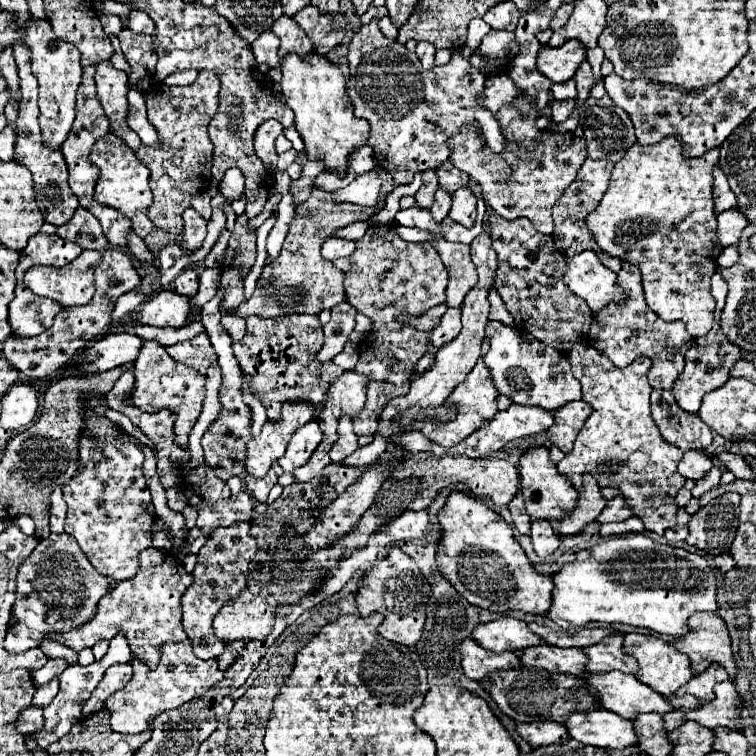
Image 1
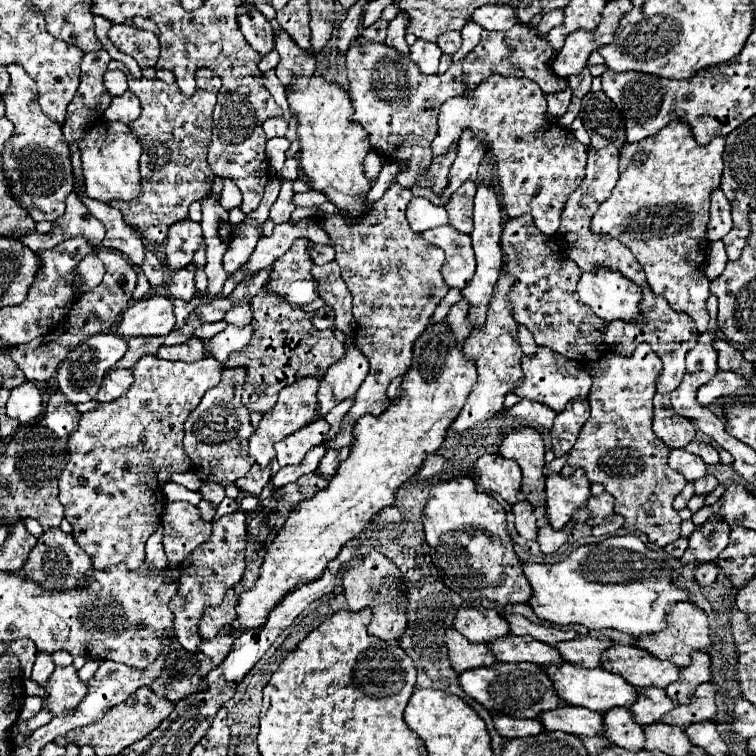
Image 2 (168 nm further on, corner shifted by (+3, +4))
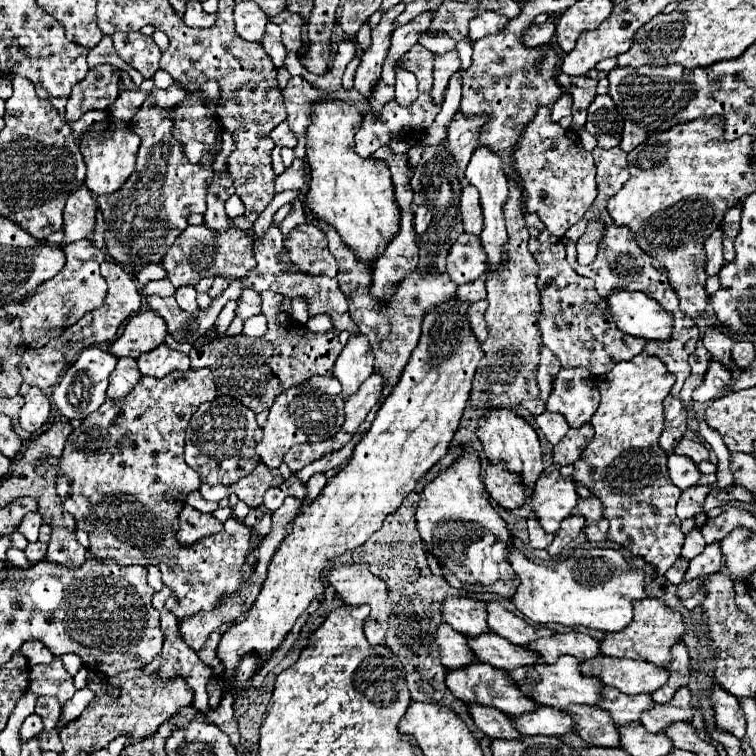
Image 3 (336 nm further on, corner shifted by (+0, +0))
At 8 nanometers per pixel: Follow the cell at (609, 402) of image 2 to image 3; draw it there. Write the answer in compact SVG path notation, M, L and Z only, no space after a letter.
M647 352L599 376L601 402L591 416L595 438L573 464L573 480L589 488L603 504L603 516L609 520L607 540L649 562L655 568L653 576L663 576L675 564L685 540L681 520L675 516L681 490L669 480L667 452L657 444L663 430L663 400L673 384L675 376Z

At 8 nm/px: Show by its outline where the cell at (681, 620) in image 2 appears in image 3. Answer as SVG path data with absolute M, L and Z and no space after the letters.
M643 598L633 602L633 614L635 616L625 630L605 634L605 638L599 642L601 654L615 658L641 658L655 666L667 666L671 660L671 646L679 642L683 634L681 616L657 598Z

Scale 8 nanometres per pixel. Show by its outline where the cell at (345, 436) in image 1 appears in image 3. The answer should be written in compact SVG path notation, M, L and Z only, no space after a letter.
M373 372L363 384L361 388L345 402L345 432L355 434L359 424L367 418L367 414L371 412L371 408L381 400L383 388L387 386L387 380L379 374Z

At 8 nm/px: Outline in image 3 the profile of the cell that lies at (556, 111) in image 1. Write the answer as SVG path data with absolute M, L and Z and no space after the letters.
M567 92L561 94L561 98L551 106L551 118L555 122L559 122L563 116L571 114L571 96Z

